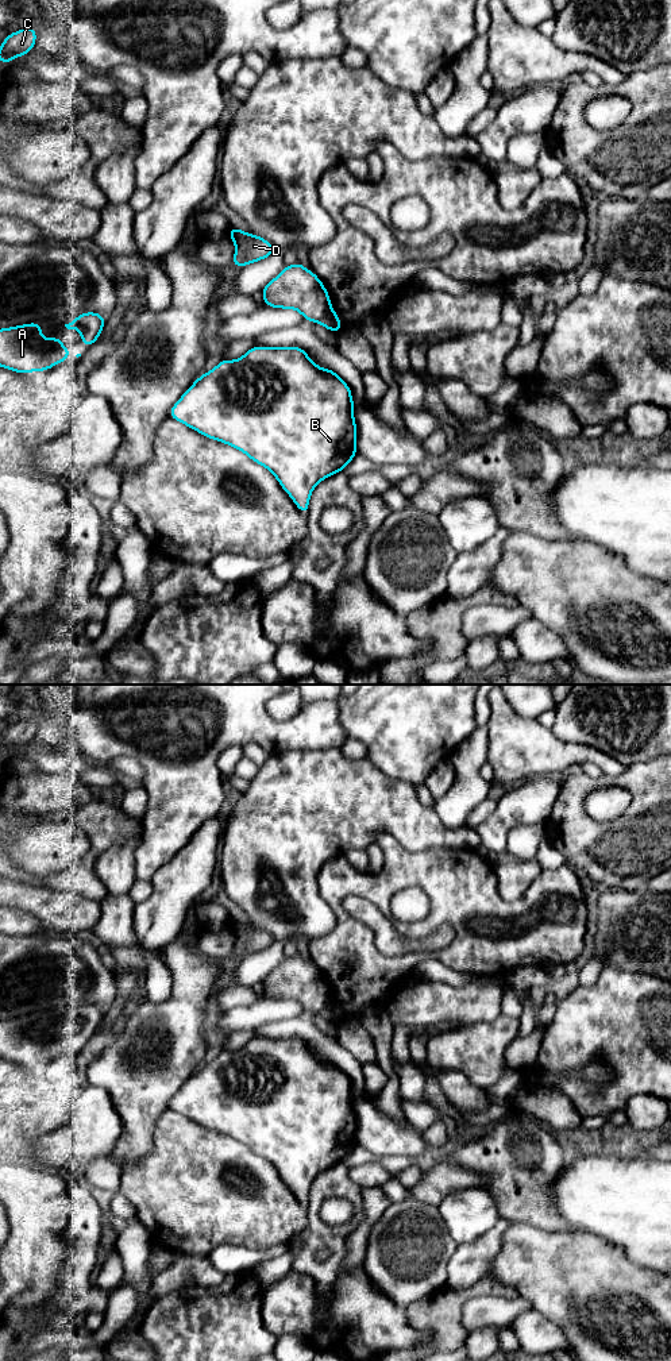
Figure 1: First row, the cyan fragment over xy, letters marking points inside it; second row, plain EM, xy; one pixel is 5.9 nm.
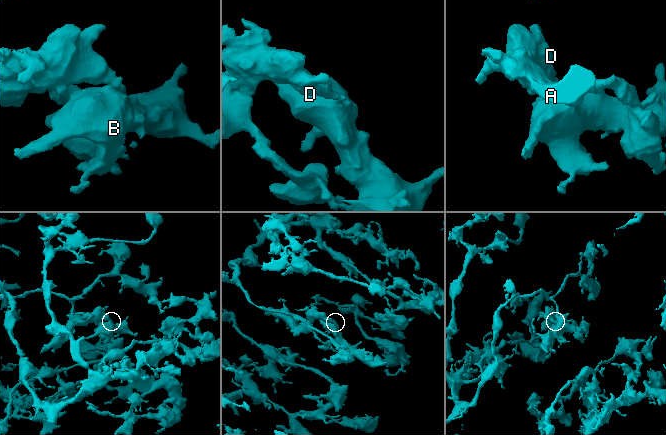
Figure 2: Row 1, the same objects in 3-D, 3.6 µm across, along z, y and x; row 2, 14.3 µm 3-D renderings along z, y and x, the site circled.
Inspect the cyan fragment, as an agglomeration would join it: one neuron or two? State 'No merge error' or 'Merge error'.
Merge error

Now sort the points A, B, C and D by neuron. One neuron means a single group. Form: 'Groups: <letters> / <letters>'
Groups: A C D / B

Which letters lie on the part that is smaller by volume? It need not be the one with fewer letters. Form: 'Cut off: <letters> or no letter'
Cut off: B

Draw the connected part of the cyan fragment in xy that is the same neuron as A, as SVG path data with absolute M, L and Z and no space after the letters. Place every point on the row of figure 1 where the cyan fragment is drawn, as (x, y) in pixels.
M28 323L0 329L0 367L19 374L32 371L46 371L70 356L70 350L62 344L61 338L50 338L47 342L42 336L41 323Z

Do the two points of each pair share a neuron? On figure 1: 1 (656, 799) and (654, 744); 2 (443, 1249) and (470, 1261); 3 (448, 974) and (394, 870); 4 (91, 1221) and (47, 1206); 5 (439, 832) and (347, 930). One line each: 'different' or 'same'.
1: different
2: different
3: different
4: different
5: different

